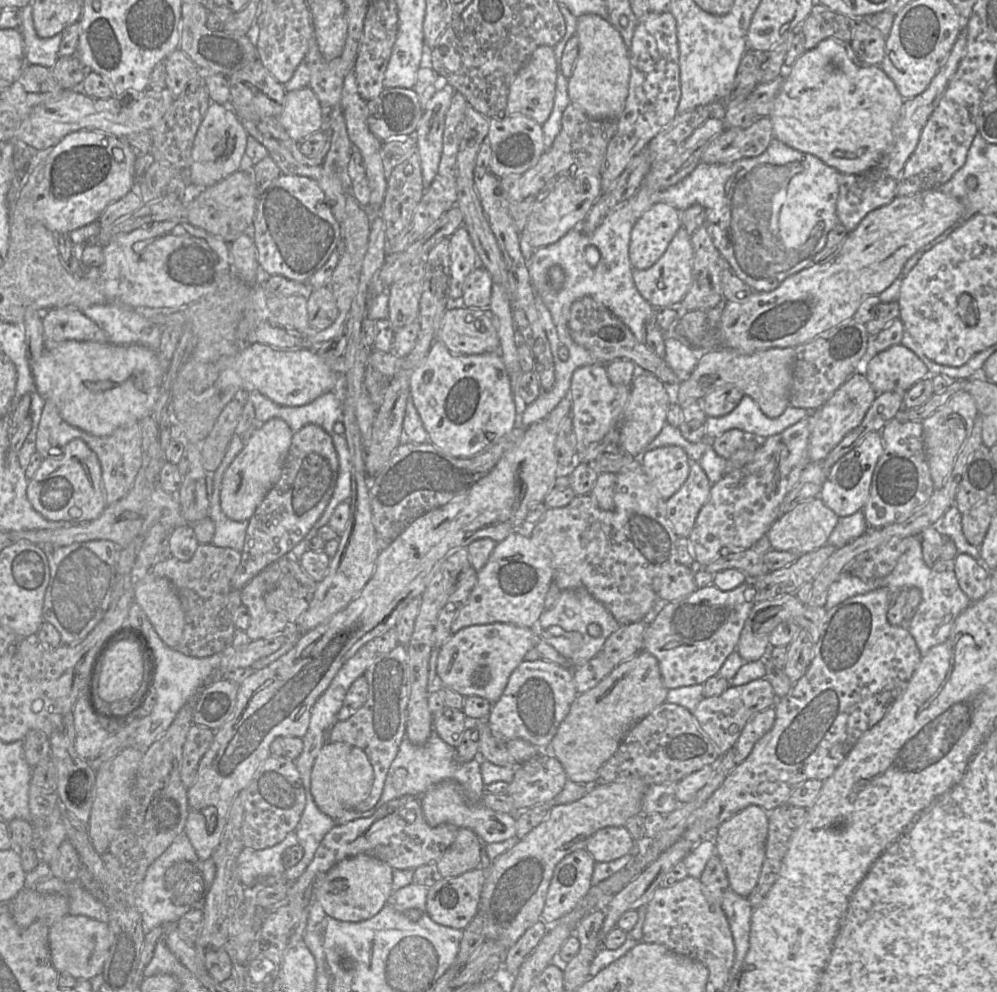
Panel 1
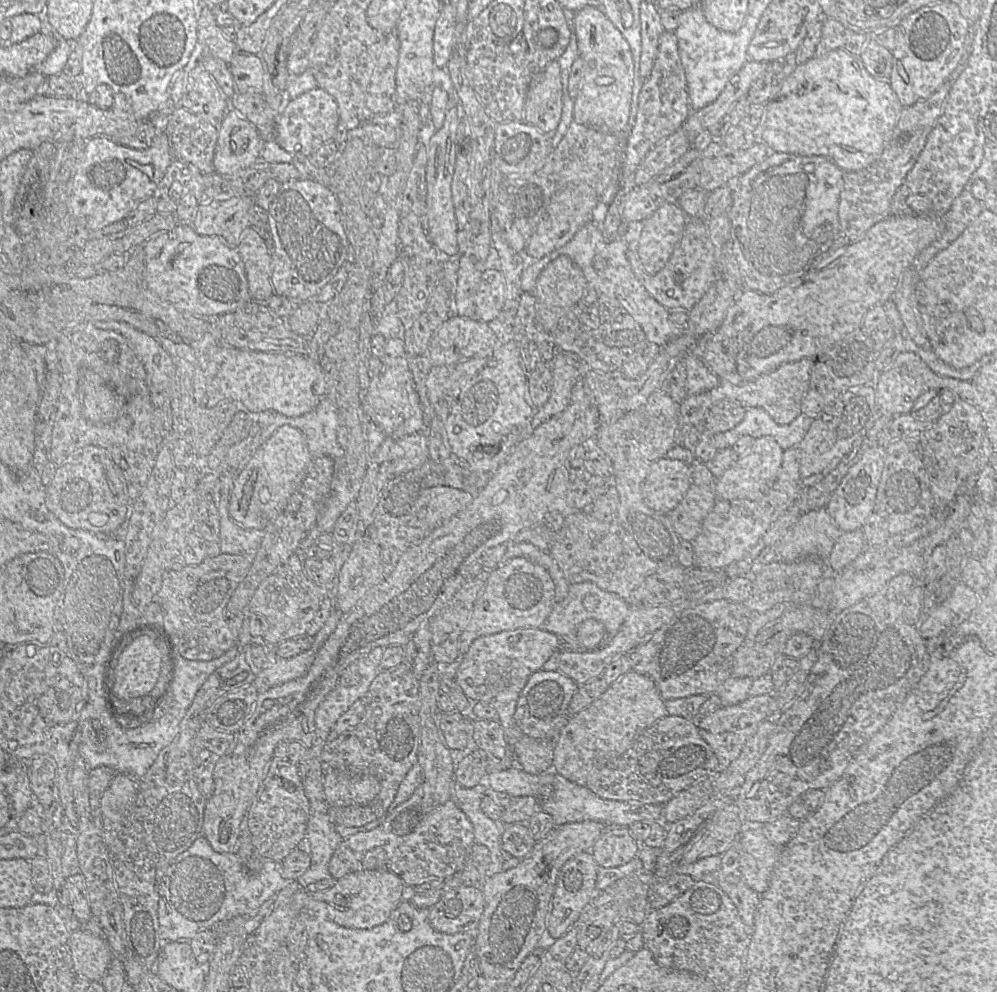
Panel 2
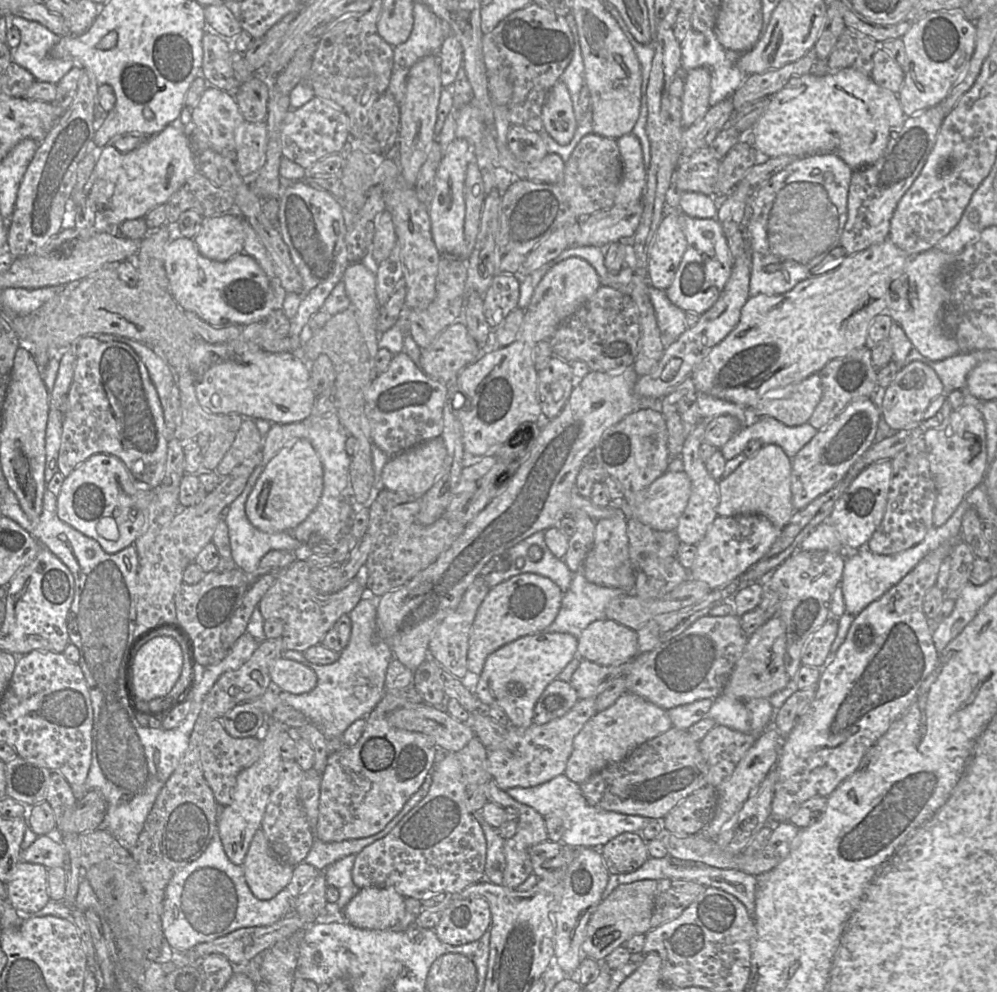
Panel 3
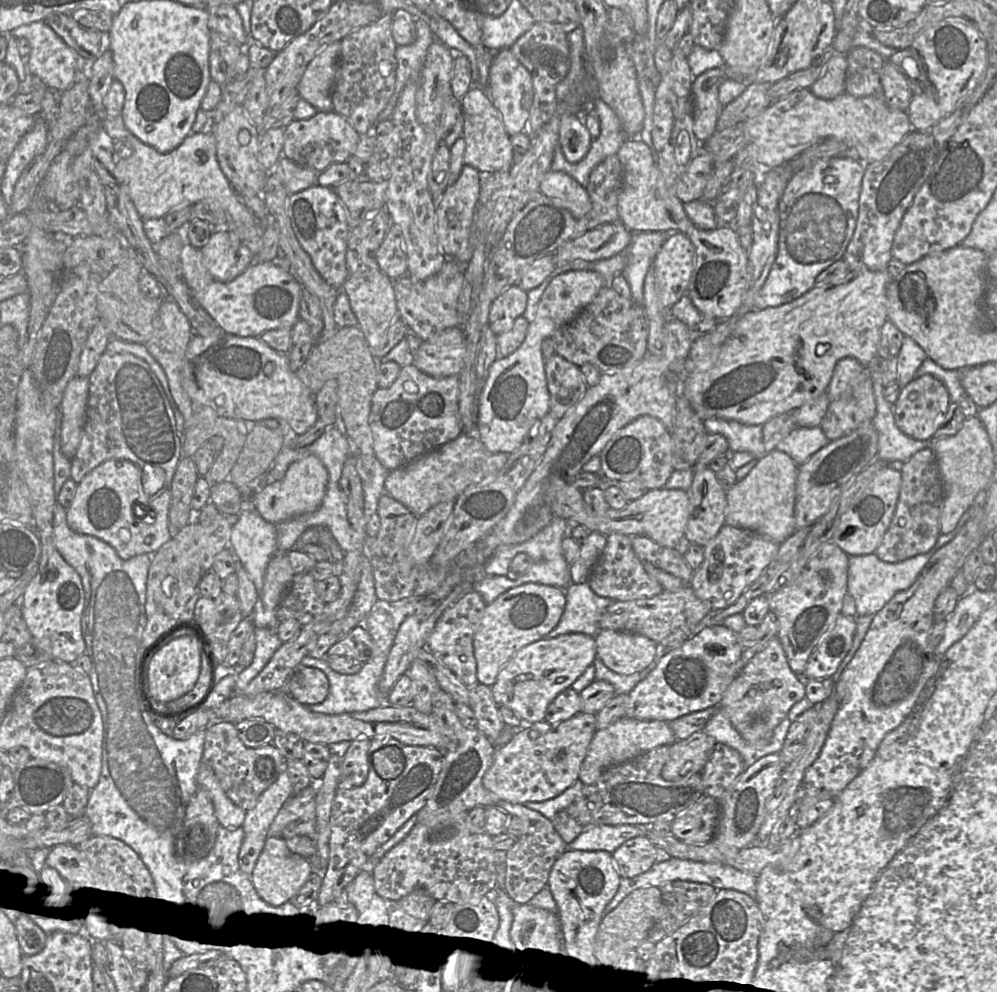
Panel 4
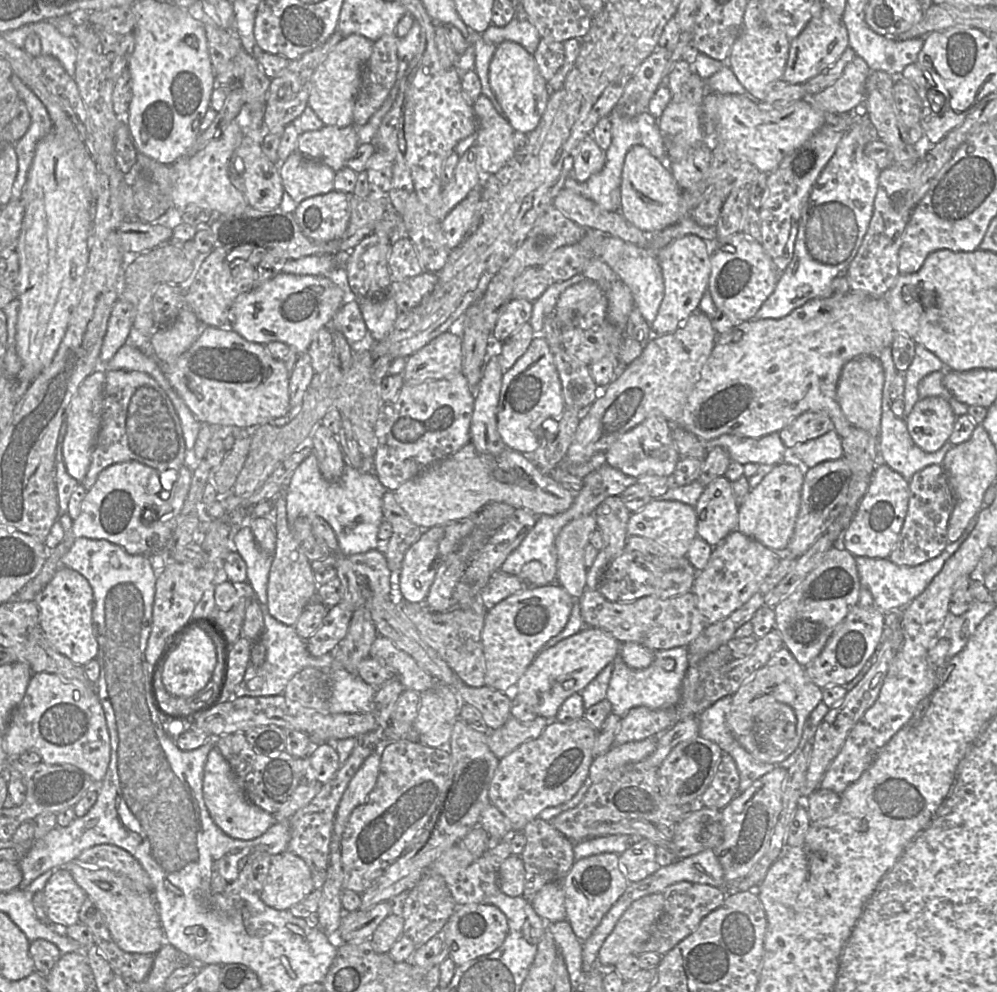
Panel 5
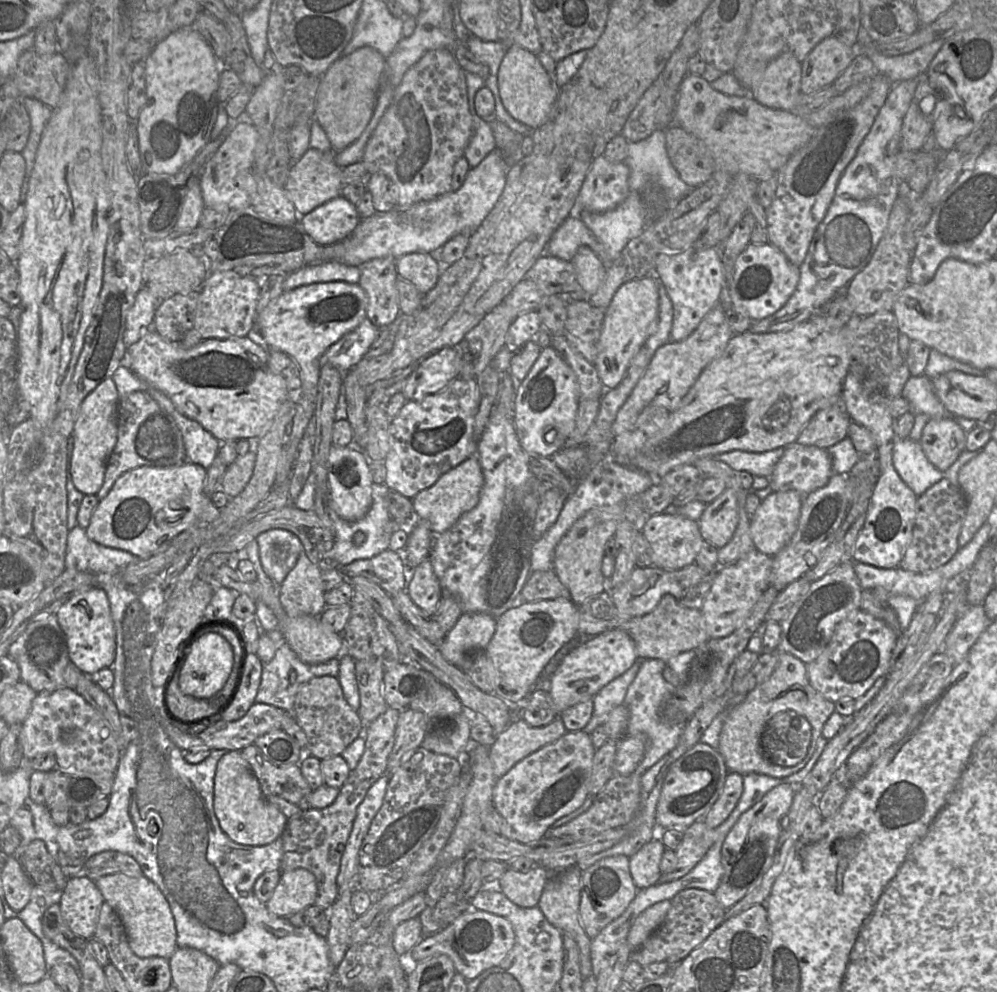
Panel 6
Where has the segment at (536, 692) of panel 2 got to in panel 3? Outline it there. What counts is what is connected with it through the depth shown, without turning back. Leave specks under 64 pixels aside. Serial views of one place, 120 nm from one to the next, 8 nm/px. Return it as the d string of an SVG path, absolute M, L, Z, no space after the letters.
M556 678L537 700L532 723L543 725L564 716L578 700L578 694L572 685Z

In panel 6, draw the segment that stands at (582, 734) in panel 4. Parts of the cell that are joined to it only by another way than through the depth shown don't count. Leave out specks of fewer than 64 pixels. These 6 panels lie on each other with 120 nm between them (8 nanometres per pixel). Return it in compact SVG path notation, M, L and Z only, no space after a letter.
M584 730L567 731L558 740L528 755L527 757L516 763L505 775L498 778L493 789L492 800L493 800L493 805L495 806L495 808L497 809L497 811L505 821L503 825L503 833L501 833L500 835L521 843L538 841L545 837L548 830L557 820L568 814L571 814L579 807L581 807L589 794L589 782L592 775L594 755L595 755L595 748L593 746L591 736L588 733L586 733Z

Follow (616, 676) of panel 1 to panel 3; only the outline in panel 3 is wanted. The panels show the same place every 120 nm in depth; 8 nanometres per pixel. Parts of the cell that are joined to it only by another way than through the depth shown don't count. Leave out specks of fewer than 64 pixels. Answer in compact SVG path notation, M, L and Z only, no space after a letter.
M625 692L612 706L597 712L575 736L564 775L580 785L605 766L624 760L634 749L672 726L667 710L638 695Z

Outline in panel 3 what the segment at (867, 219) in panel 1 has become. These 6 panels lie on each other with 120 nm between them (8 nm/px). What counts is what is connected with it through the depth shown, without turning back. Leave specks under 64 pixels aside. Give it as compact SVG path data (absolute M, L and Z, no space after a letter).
M886 239L885 241L872 245L863 251L847 255L838 268L818 276L811 276L799 282L793 289L784 294L775 296L768 296L764 294L750 296L742 308L740 321L737 326L725 339L715 345L694 369L691 377L696 390L700 393L749 408L756 405L767 394L789 385L798 384L811 374L818 373L832 359L845 356L851 351L865 346L869 326L876 315L885 313L885 308L887 306L887 294L891 281L905 265L908 257L911 256L896 247L889 239Z

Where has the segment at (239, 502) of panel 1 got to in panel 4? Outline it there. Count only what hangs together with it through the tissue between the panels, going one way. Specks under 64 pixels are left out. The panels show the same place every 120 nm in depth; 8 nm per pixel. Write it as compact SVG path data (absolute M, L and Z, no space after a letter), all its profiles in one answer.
M309 455L293 462L284 477L278 481L262 486L252 498L259 515L267 522L278 524L287 519L316 511L327 491L328 472L321 460Z

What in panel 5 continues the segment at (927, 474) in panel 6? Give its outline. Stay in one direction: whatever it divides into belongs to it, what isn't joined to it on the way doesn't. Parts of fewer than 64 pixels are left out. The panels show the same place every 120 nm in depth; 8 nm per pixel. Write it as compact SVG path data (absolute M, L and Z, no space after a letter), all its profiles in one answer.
M885 347L878 355L878 359L882 364L885 376L882 399L881 431L878 437L879 460L899 473L906 481L909 482L916 472L924 469L925 467L933 464L942 465L947 451L953 445L947 442L938 451L927 453L914 443L908 432L904 418L896 417L890 406L890 388L896 374L898 373L893 362L891 347Z

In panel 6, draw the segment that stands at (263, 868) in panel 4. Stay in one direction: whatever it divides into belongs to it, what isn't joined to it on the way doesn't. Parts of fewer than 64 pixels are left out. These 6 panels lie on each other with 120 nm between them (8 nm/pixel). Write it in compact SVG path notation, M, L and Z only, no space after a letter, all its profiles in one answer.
M306 869L280 871L280 879L273 891L267 909L272 914L288 918L313 905L317 897L314 875Z

